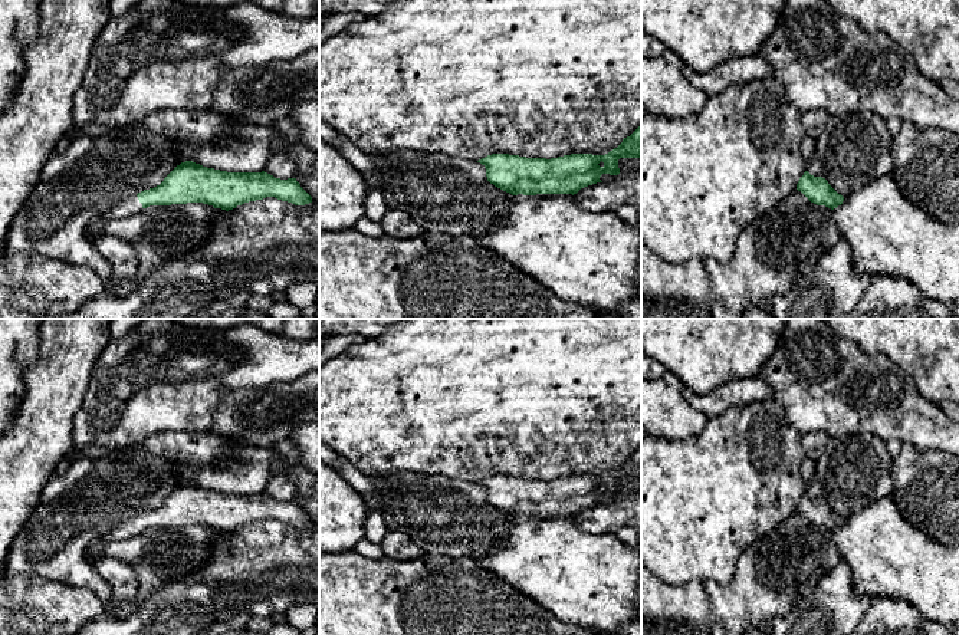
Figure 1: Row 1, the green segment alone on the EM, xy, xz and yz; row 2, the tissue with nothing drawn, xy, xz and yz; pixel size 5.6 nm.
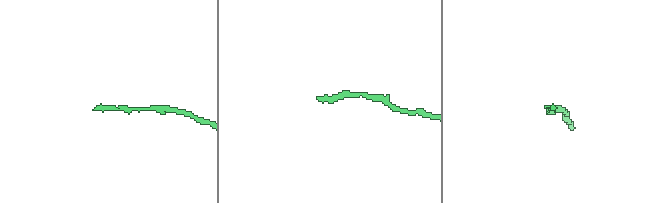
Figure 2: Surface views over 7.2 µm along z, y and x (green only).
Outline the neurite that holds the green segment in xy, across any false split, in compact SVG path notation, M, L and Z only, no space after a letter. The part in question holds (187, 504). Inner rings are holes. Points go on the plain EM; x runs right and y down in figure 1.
M193 483L177 487L164 503L137 517L118 522L106 542L122 540L150 527L203 524L214 530L233 532L249 523L275 519L295 527L312 524L312 519L296 500L280 501L262 494L227 494L207 490Z

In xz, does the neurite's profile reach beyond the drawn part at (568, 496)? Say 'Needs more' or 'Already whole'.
Already whole

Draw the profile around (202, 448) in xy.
M162 431L138 444L155 455L194 463L198 467L227 461L265 463L276 477L289 477L296 486L296 499L319 497L319 476L298 464L285 467L270 448L239 444L234 451L226 450L226 441L210 432Z

